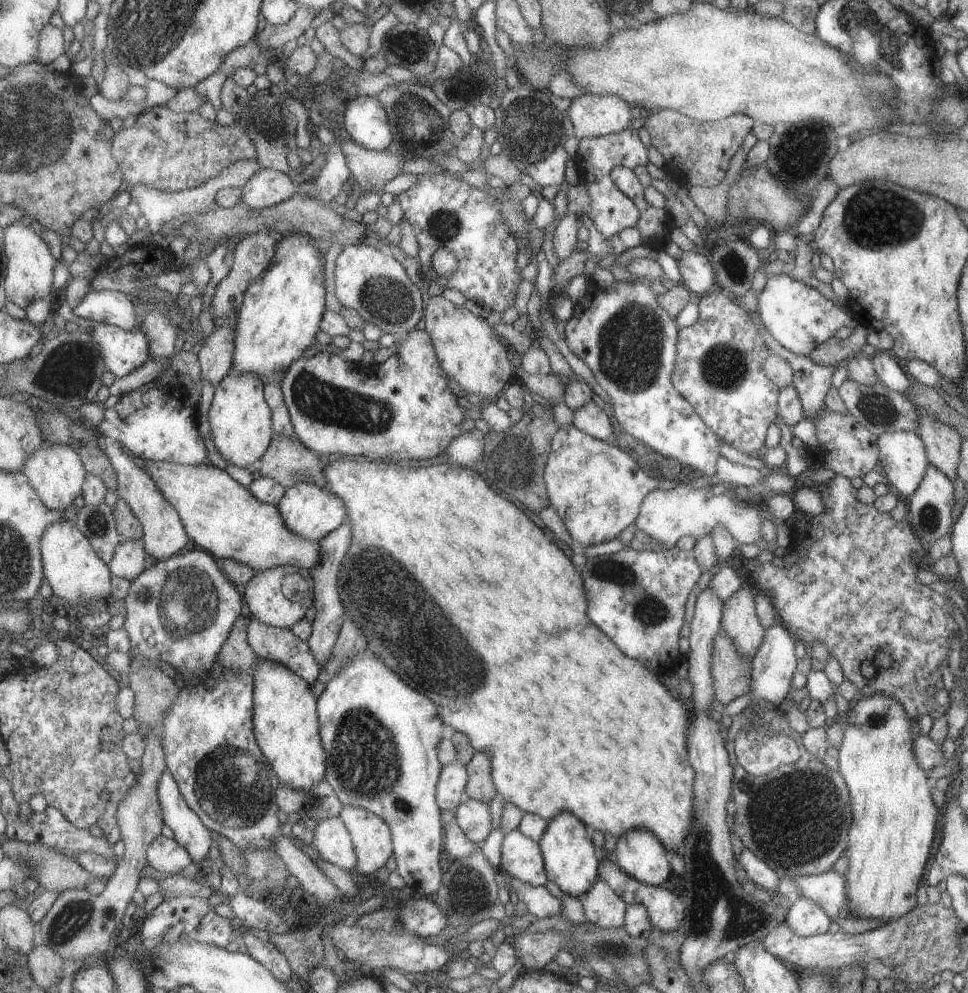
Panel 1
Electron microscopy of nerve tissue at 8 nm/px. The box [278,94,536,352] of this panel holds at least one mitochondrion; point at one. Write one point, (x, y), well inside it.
(390, 301)

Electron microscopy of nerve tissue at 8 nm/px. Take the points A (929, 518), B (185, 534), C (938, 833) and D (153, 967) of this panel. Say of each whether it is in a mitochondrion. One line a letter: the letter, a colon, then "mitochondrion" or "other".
A: mitochondrion
B: other
C: other
D: other

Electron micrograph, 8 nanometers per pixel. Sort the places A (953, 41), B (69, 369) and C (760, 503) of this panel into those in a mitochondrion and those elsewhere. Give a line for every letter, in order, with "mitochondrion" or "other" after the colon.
A: other
B: mitochondrion
C: other

